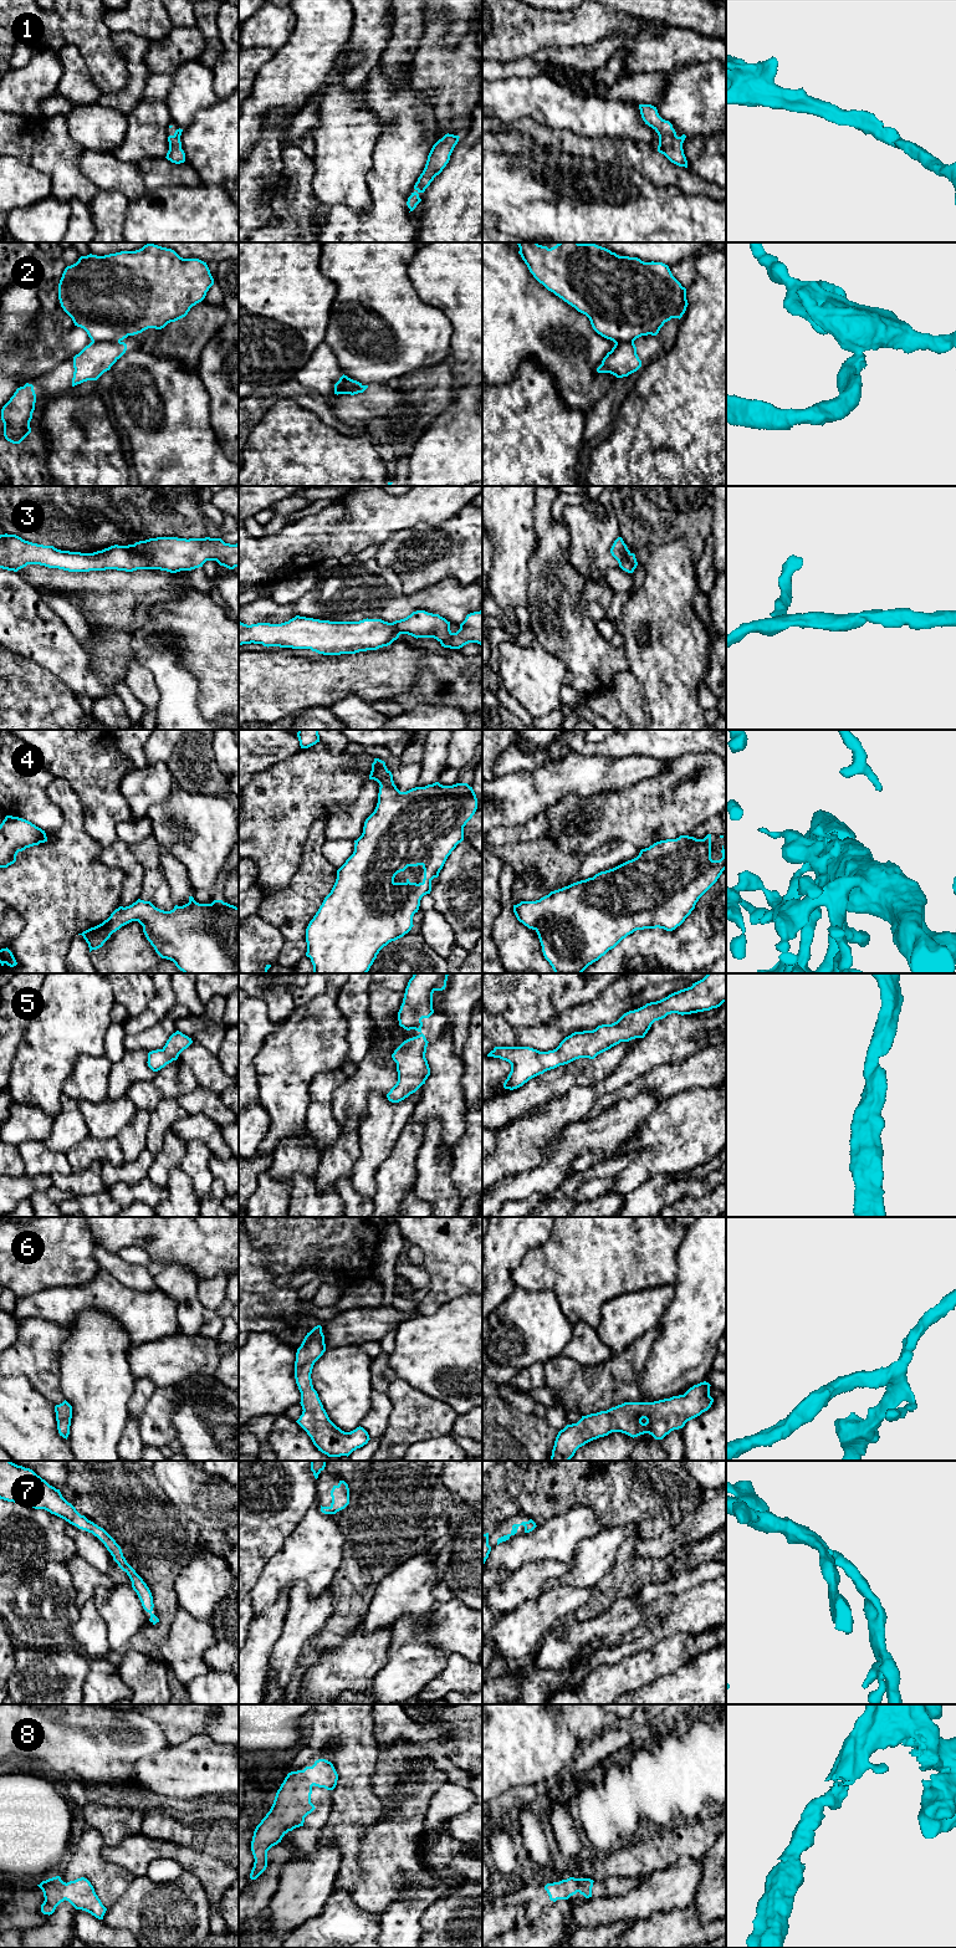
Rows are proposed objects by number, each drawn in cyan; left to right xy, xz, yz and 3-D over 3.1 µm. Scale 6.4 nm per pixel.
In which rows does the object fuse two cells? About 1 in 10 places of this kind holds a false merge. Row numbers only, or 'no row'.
2

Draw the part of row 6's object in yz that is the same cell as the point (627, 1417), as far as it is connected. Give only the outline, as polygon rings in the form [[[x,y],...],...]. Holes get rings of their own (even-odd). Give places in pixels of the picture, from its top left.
[[[704,1381],[684,1395],[654,1402],[624,1402],[607,1411],[582,1416],[577,1423],[567,1425],[558,1432],[551,1461],[569,1461],[579,1447],[612,1432],[633,1438],[649,1433],[655,1440],[663,1440],[711,1407],[714,1399],[710,1386]]]

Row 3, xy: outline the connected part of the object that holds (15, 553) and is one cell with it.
[[[0,535],[0,568],[14,572],[27,564],[40,564],[68,572],[160,569],[177,573],[203,567],[206,561],[216,561],[229,569],[239,567],[239,543],[210,537],[157,537],[81,553],[32,543],[16,535]]]

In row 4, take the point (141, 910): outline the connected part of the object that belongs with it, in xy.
[[[193,896],[189,903],[164,911],[150,901],[138,899],[129,906],[119,906],[102,924],[83,931],[90,952],[103,946],[113,932],[122,926],[138,921],[155,952],[170,960],[184,973],[239,973],[239,907],[214,900],[211,904],[199,904]]]

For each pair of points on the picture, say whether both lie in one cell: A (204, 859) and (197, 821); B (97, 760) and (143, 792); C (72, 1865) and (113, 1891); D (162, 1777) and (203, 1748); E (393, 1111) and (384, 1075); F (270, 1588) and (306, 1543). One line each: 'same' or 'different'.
A: same
B: different
C: same
D: same
E: different
F: same

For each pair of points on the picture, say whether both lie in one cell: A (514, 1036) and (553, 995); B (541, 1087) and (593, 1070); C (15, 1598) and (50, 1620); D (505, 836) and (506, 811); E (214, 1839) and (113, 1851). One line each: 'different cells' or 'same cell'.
A: different cells
B: same cell
C: same cell
D: different cells
E: different cells

